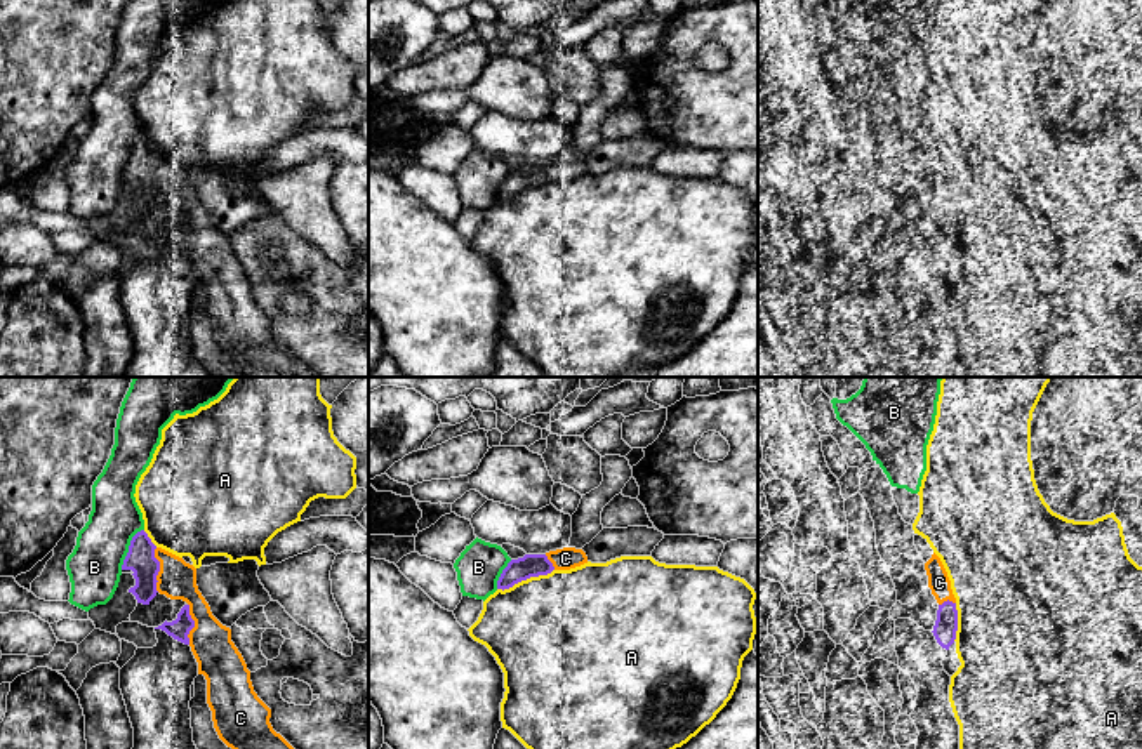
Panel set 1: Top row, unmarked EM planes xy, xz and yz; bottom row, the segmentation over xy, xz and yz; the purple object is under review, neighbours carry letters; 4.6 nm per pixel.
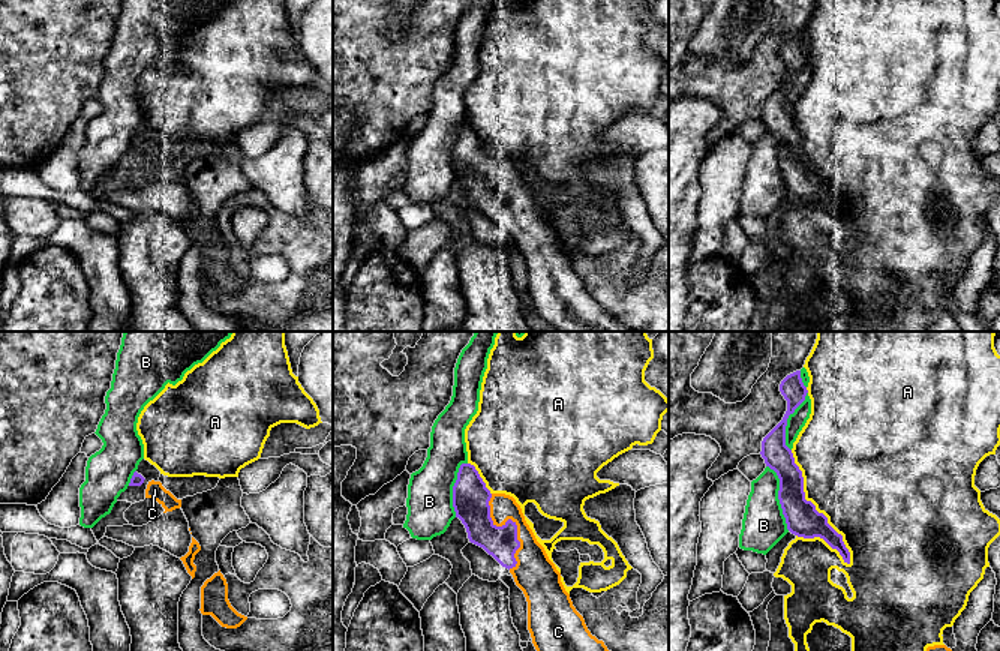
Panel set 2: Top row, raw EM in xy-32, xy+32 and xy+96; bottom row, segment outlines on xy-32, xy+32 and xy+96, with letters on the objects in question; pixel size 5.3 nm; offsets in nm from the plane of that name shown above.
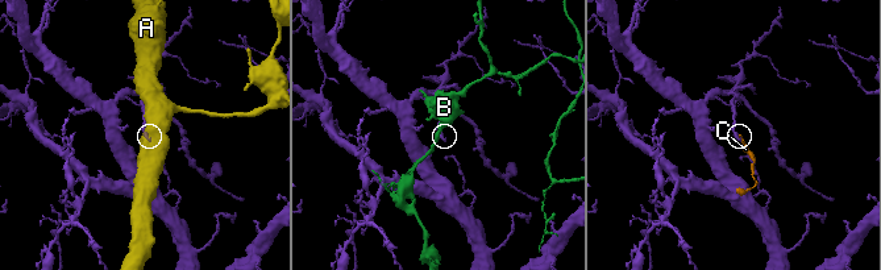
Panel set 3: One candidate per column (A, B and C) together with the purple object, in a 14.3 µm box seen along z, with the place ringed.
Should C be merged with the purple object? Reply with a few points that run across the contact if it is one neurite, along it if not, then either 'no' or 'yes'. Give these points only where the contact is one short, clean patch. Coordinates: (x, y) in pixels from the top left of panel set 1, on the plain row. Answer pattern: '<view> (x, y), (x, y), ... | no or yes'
yes

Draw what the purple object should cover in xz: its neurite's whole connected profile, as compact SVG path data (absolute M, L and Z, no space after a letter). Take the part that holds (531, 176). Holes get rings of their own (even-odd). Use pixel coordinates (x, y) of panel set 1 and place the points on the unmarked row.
M563 158L546 165L525 165L508 174L497 191L497 200L504 202L530 188L548 186L553 181L570 181L584 174L588 174L586 163L575 158Z

